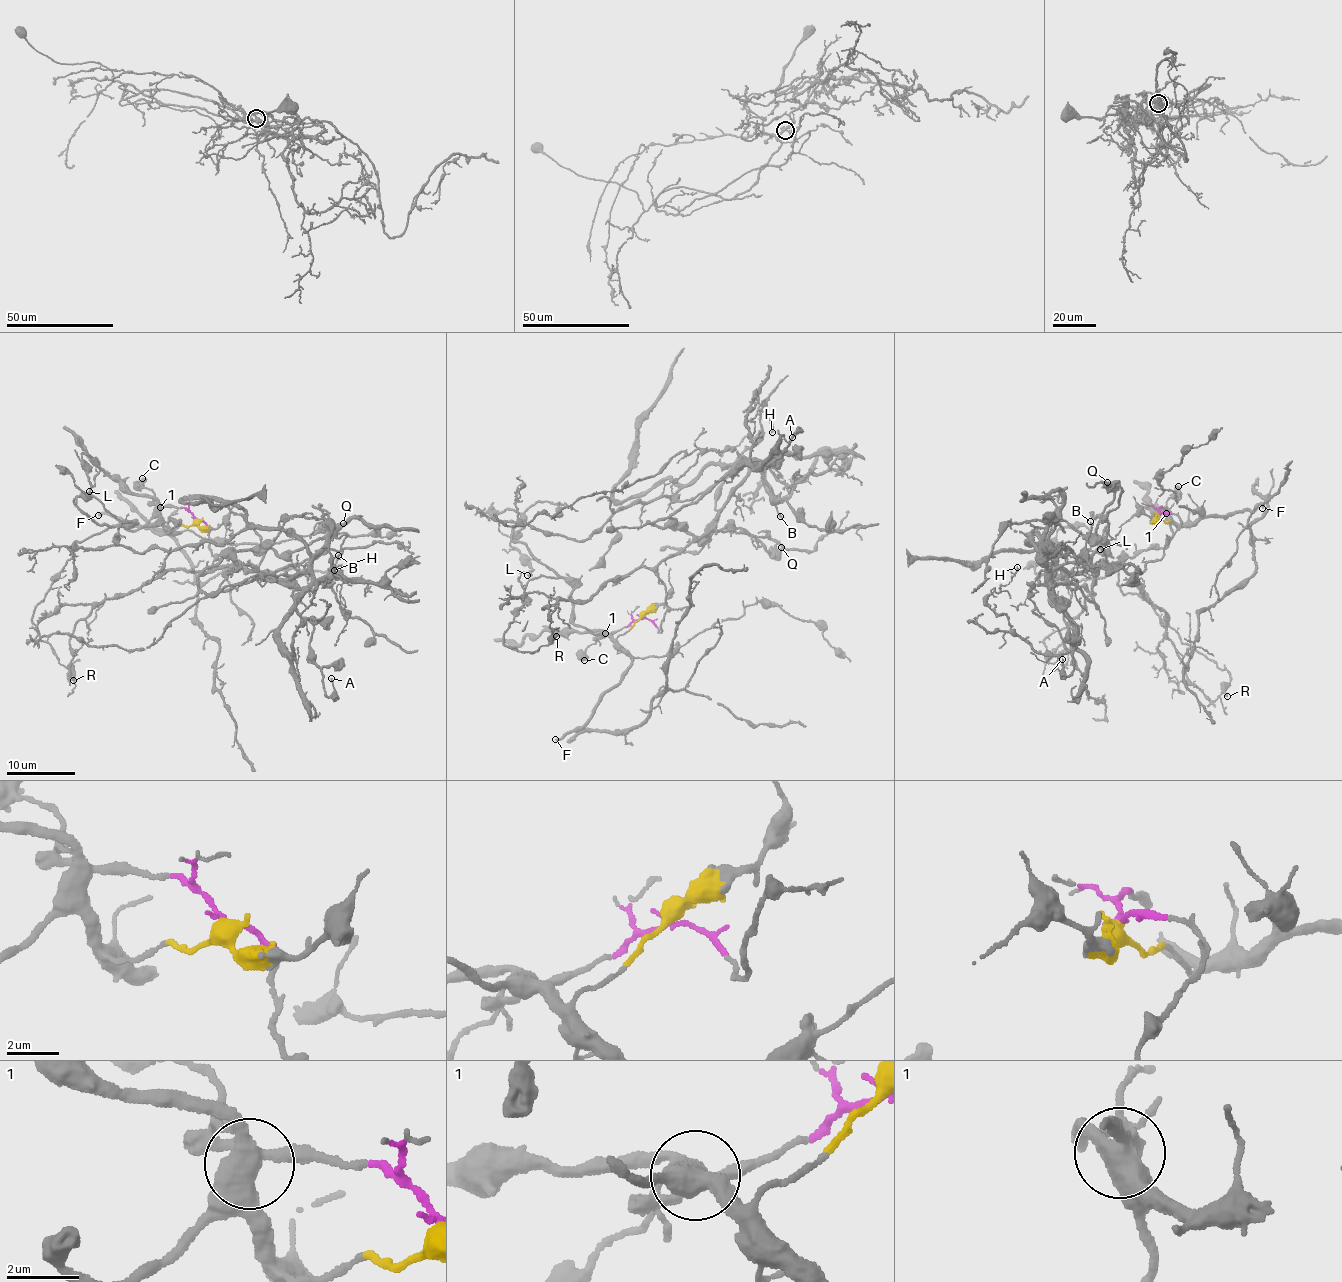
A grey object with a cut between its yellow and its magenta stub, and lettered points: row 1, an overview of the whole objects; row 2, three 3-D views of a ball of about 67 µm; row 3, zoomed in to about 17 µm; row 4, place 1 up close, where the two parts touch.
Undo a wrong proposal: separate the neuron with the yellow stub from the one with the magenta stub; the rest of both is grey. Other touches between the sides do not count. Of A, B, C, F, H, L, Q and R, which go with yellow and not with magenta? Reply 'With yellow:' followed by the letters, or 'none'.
With yellow: C, F, L, R

